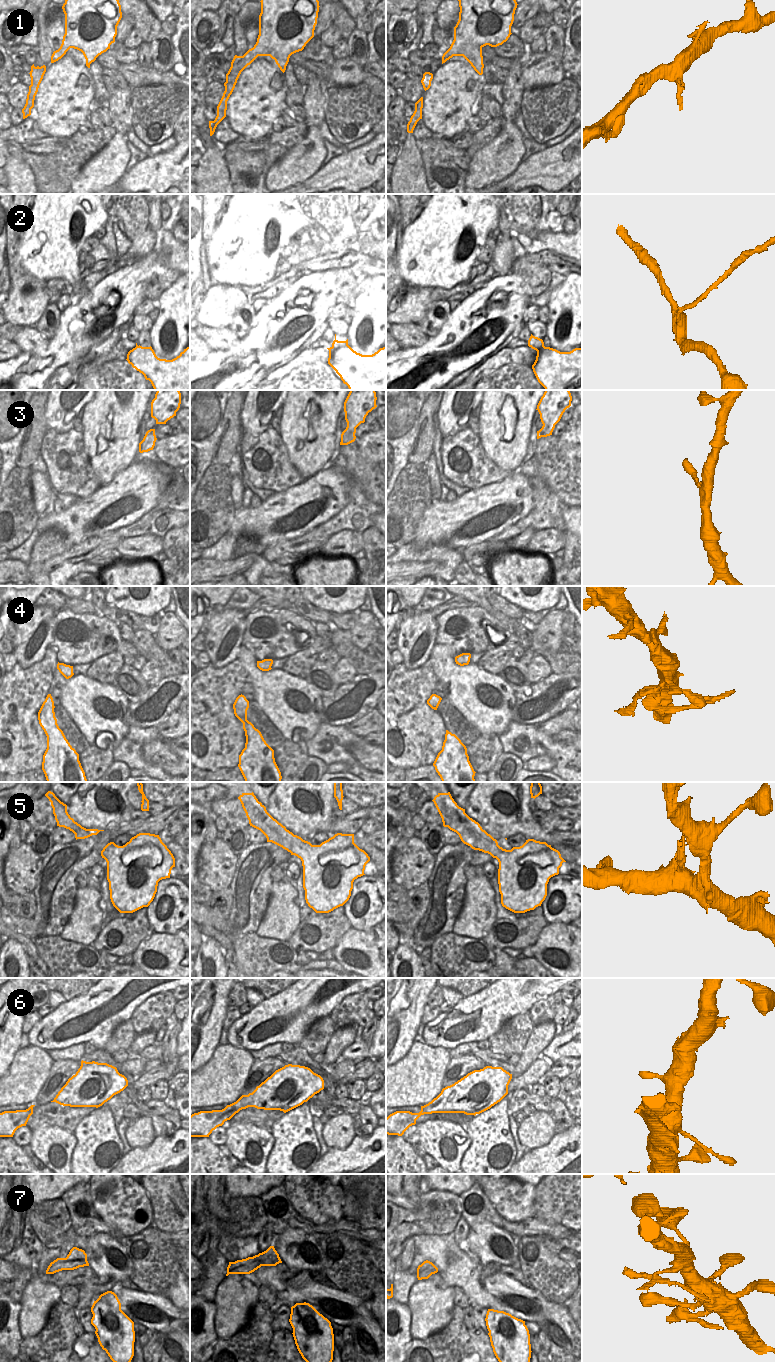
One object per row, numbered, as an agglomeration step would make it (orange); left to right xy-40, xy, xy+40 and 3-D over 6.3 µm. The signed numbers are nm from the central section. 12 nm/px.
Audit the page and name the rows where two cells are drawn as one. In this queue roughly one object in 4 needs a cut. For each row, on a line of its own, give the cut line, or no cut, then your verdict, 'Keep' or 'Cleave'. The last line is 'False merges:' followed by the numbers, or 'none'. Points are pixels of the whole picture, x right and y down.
1: No split. Keep
2: Split along xy (347, 344), (332, 346). Cleave
3: No split. Keep
4: No split. Keep
5: No split. Keep
6: No split. Keep
7: No split. Keep
False merges: 2.

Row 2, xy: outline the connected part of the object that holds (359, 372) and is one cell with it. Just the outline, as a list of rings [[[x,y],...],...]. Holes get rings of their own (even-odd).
[[[349,345],[329,350],[328,364],[349,390],[386,390],[386,347],[372,355],[362,355]]]

